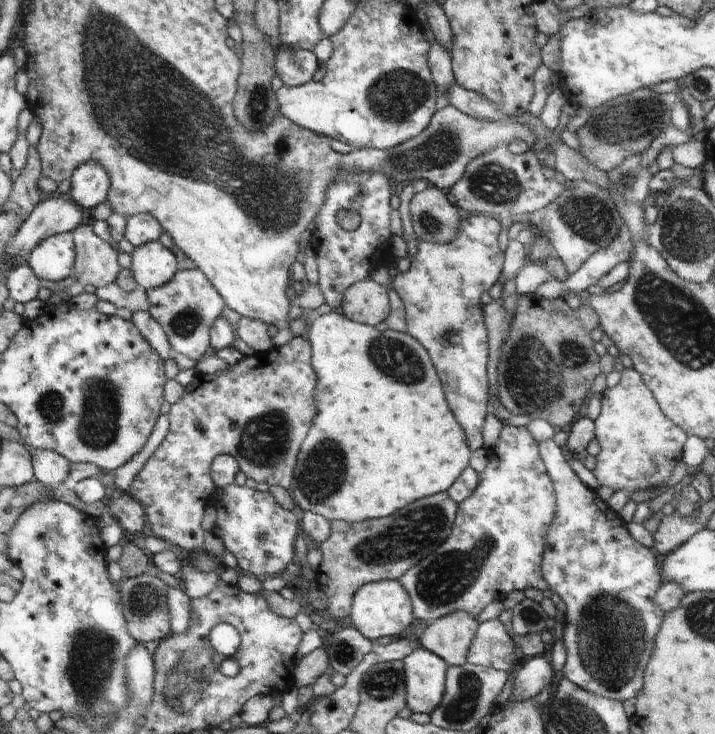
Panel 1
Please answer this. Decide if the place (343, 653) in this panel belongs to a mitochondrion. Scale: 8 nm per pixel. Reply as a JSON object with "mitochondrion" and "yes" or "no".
{"mitochondrion":"yes"}

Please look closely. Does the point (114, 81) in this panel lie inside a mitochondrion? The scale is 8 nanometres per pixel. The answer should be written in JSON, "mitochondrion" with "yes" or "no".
{"mitochondrion":"yes"}

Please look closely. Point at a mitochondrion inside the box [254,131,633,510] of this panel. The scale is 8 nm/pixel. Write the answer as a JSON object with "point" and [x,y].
{"point":[533,375]}

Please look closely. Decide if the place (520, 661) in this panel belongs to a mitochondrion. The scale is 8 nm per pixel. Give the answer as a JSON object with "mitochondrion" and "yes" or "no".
{"mitochondrion":"no"}

